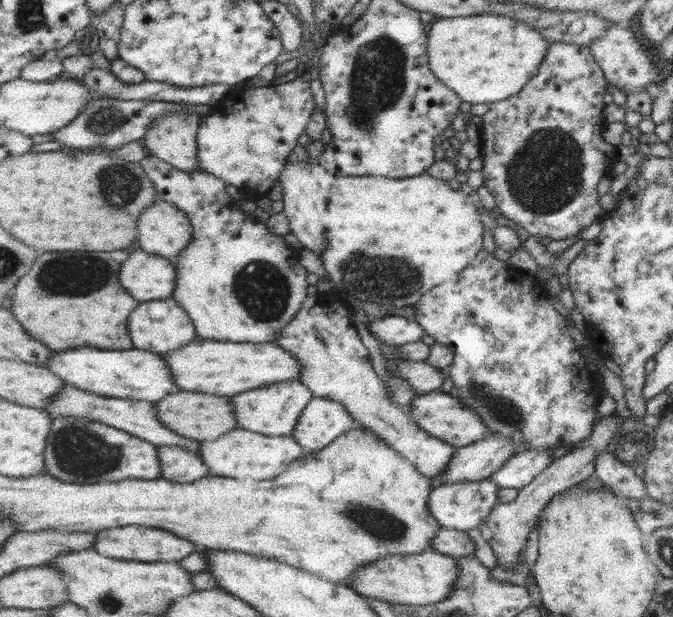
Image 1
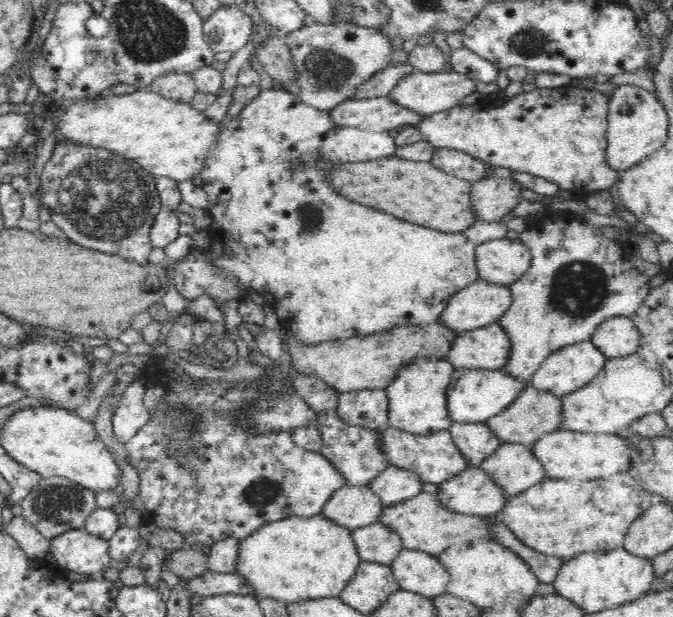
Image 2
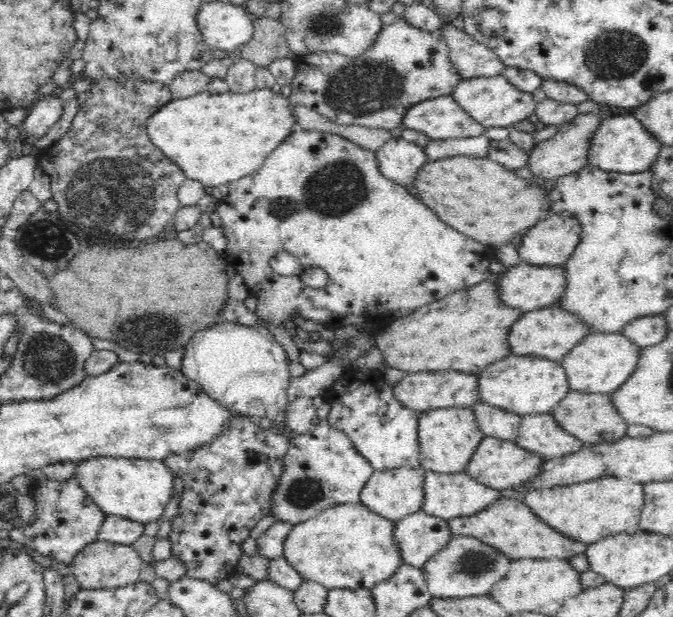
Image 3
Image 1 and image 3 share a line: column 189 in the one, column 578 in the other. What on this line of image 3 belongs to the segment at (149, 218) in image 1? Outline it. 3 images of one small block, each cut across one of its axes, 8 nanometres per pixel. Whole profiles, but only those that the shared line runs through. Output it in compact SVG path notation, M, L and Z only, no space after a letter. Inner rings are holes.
M550 212L548 218L538 221L522 237L521 245L517 248L521 262L534 266L565 264L581 243L582 227L578 217L571 212Z

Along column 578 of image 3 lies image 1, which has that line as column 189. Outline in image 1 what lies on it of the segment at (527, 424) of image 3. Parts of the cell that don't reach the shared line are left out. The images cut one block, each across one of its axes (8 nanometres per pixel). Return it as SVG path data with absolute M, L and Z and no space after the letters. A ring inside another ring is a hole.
M67 385L52 402L52 405L45 410L53 419L59 417L87 417L103 424L113 425L115 428L132 433L133 436L141 437L153 444L160 446L178 446L189 449L200 454L201 443L199 440L191 440L177 434L174 430L167 428L158 417L156 403L150 403L148 400L124 399L121 397L110 397L99 395L95 392L89 392L85 389Z

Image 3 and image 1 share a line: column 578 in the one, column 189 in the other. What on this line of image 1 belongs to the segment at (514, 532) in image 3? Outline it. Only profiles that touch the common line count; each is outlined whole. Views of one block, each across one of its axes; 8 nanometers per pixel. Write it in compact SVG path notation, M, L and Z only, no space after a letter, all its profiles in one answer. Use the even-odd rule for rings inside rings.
M115 527L96 534L96 552L113 559L129 561L173 561L180 562L198 550L198 545L185 540L168 530L149 527Z

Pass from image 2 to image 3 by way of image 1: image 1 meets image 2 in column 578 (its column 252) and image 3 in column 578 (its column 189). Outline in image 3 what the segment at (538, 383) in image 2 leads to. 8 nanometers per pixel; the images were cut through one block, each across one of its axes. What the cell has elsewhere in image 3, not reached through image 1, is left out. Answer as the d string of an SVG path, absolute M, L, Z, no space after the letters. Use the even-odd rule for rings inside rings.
M592 332L585 336L561 360L572 391L611 394L624 384L636 370L641 347L619 332Z

